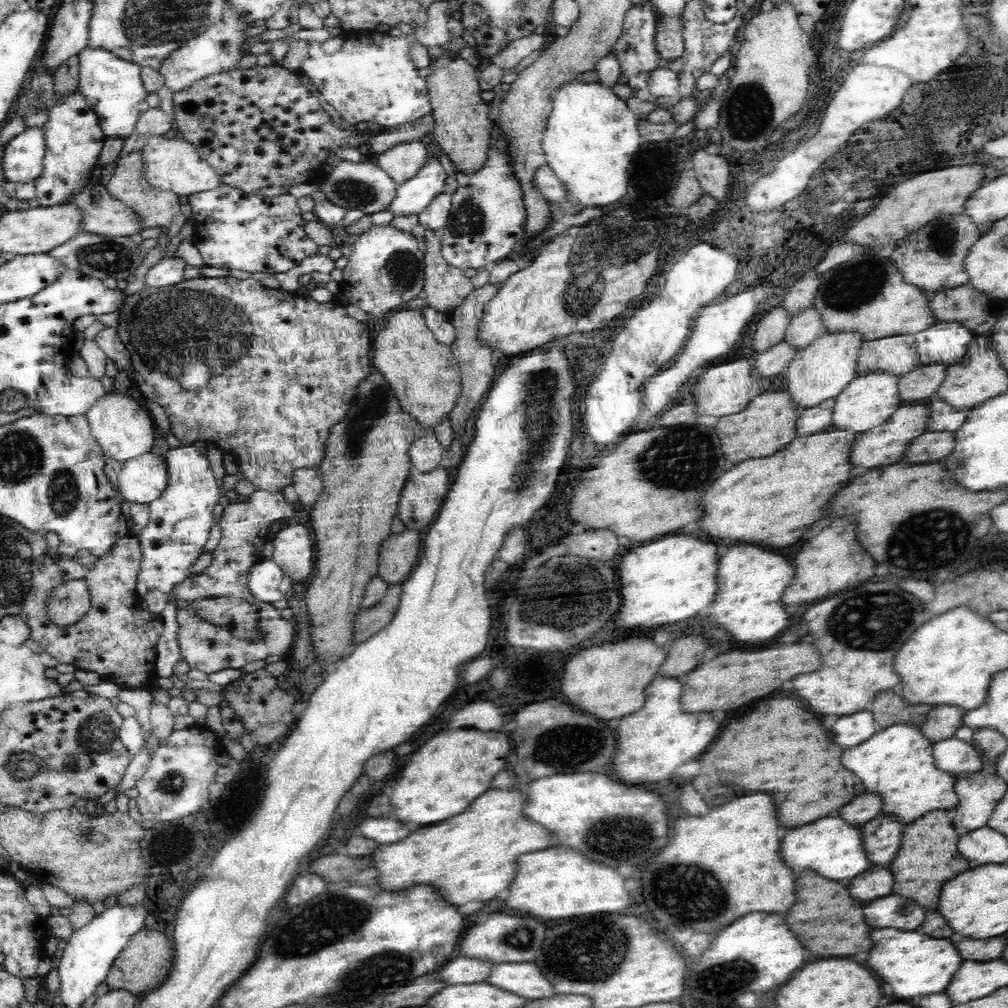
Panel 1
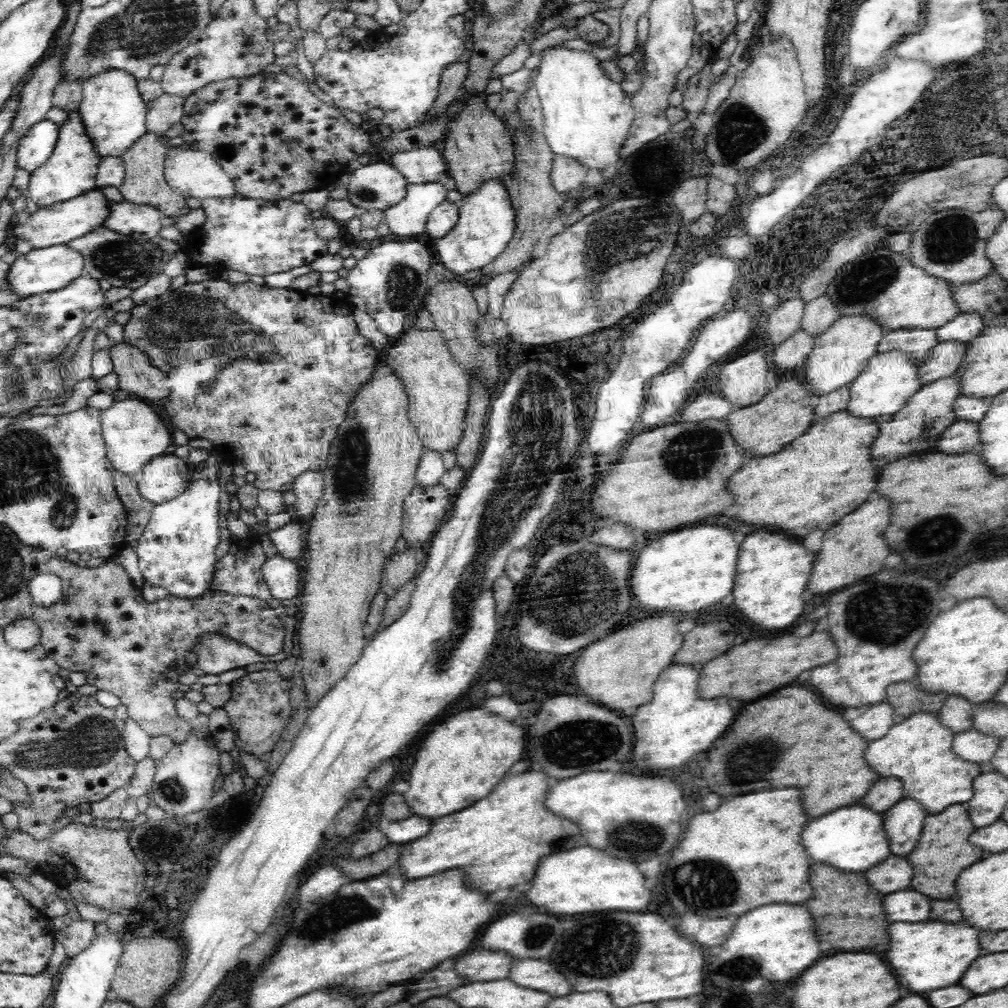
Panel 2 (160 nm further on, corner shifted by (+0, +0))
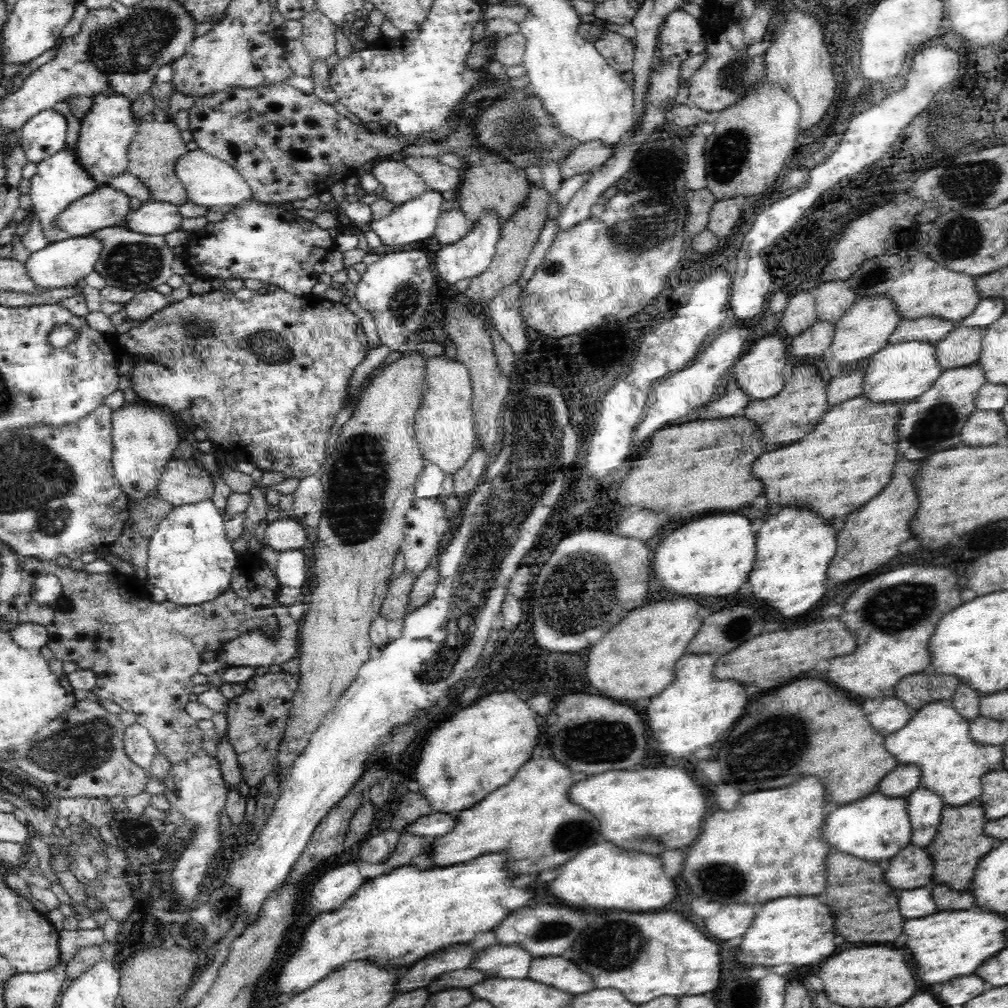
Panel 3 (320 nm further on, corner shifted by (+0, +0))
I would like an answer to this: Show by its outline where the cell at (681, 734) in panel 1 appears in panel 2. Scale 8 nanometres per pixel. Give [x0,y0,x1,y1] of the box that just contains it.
[632,663,736,770]

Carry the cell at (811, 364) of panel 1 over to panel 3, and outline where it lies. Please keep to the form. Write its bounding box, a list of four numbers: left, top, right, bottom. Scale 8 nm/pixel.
[832,296,901,366]

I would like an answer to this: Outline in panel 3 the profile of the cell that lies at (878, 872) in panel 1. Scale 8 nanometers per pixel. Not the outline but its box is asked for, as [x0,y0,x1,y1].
[884,844,933,889]

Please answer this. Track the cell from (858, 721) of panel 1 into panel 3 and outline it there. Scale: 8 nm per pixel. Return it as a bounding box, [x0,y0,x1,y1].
[868,694,913,737]

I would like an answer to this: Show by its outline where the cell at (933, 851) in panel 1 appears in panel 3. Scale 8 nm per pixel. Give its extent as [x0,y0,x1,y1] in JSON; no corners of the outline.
[926,798,996,890]

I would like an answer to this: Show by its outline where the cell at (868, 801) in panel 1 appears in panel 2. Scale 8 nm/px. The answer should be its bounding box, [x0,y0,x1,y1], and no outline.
[860,776,904,813]

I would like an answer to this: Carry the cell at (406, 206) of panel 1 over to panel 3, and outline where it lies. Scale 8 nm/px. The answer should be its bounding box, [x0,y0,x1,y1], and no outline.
[366,190,442,248]

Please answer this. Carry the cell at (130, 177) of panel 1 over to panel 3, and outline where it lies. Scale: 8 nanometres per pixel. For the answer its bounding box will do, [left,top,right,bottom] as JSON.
[128,120,189,207]

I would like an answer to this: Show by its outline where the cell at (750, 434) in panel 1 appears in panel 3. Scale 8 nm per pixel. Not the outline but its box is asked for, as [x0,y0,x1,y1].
[741,364,831,446]

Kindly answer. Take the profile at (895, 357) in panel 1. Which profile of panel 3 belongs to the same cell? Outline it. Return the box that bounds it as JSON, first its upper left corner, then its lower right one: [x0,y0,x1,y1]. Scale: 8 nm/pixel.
[888,317,955,344]

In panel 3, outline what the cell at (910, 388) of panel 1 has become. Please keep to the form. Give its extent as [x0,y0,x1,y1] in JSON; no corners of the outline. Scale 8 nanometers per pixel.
[936,326,984,370]

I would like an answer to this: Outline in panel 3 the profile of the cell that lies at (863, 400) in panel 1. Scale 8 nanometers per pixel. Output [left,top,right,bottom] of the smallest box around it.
[861,341,943,410]

